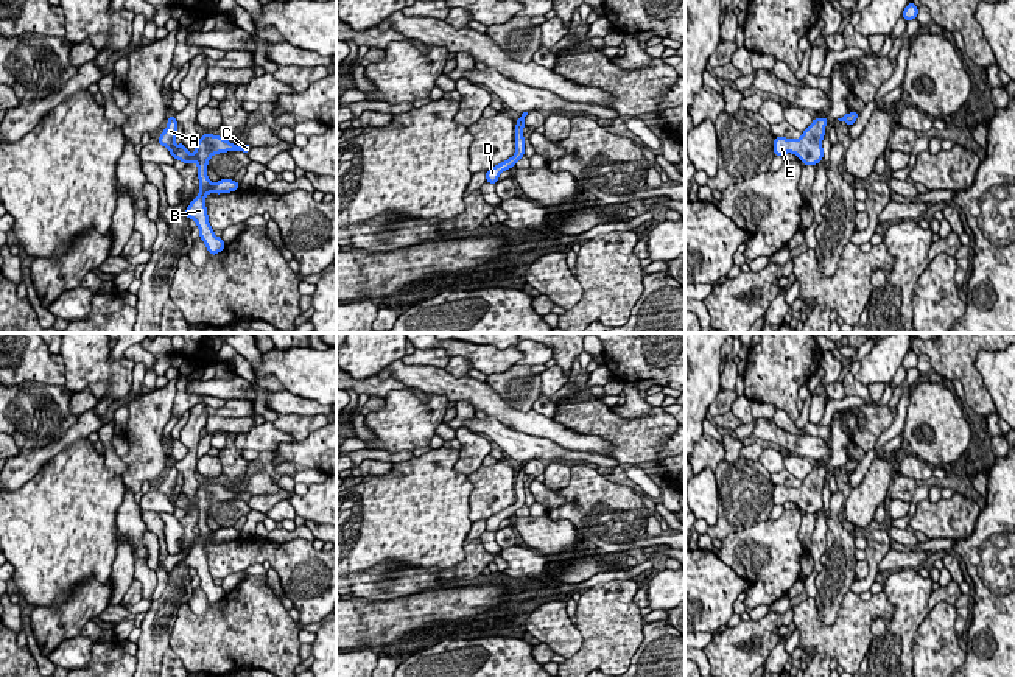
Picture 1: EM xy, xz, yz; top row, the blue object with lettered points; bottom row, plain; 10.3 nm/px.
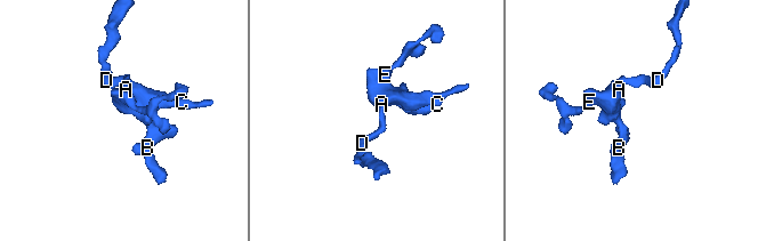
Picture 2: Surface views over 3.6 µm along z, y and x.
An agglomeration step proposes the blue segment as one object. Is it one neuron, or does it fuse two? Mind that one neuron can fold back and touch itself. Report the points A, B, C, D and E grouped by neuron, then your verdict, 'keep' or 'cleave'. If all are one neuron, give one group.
A B C D E; keep

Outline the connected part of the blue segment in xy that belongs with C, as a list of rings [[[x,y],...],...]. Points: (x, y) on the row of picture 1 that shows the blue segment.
[[[168,115],[168,125],[160,134],[159,140],[156,143],[163,145],[173,159],[182,160],[185,165],[190,162],[195,162],[198,165],[198,179],[199,179],[199,195],[191,199],[190,205],[185,209],[185,216],[188,219],[195,219],[196,226],[199,229],[199,238],[207,246],[207,251],[210,255],[216,255],[226,247],[226,243],[223,238],[216,237],[213,233],[213,229],[209,223],[207,207],[205,207],[205,196],[209,193],[230,193],[240,188],[240,184],[234,179],[220,179],[216,184],[213,184],[207,176],[207,165],[213,154],[227,153],[227,151],[243,151],[249,153],[251,145],[234,145],[229,140],[205,132],[202,137],[196,142],[196,149],[191,154],[185,145],[181,142],[177,146],[174,145],[176,135],[177,135],[177,120],[171,115]]]

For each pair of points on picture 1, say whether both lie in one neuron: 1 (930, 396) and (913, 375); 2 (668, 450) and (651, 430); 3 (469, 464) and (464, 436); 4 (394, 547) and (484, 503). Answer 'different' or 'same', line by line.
1: different
2: different
3: same
4: different

